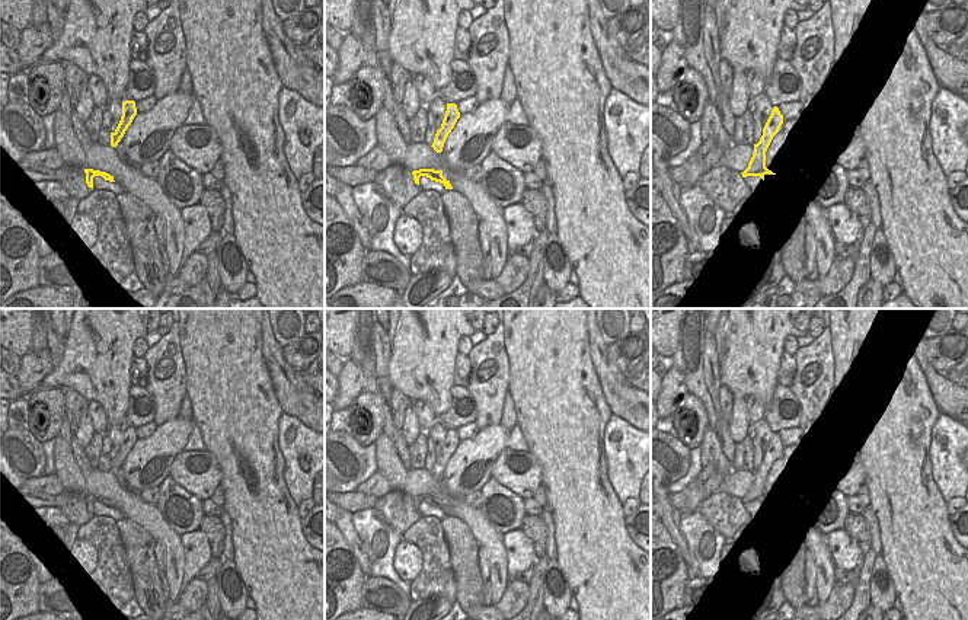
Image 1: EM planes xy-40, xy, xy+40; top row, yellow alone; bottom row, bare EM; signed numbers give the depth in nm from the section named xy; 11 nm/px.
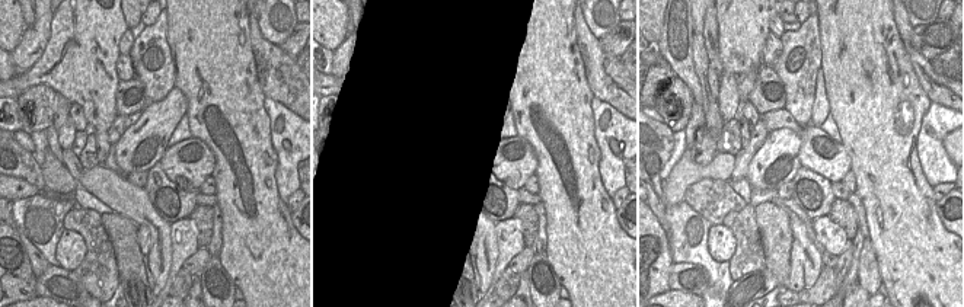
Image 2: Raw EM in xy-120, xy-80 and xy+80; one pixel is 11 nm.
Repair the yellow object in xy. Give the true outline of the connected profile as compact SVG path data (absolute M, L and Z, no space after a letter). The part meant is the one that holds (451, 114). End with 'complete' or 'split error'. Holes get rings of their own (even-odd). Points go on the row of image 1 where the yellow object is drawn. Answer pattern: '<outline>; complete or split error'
M447 103L447 111L445 111L441 128L437 130L434 143L431 146L437 153L443 151L444 143L445 143L448 134L451 132L451 130L454 128L459 118L460 118L460 112L457 109L457 105Z; complete

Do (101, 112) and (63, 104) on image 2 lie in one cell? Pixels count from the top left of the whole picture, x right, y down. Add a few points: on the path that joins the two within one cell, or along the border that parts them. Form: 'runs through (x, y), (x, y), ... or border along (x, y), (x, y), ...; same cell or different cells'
border along (58, 92), (70, 104); different cells

